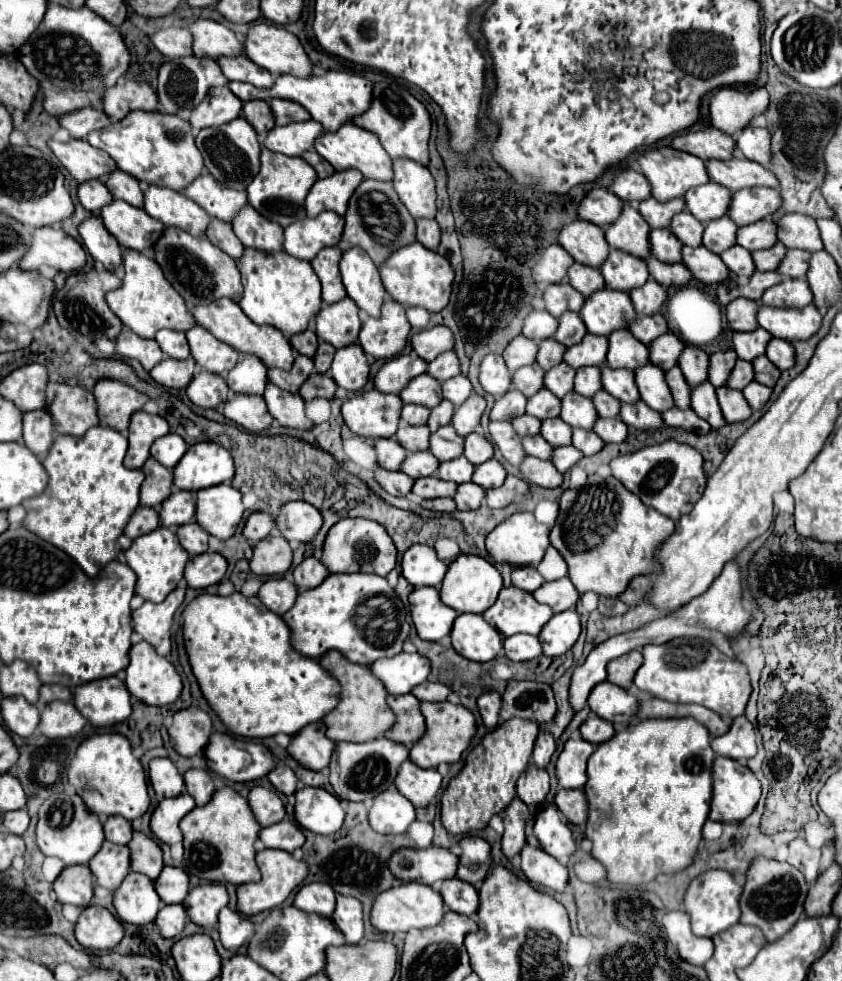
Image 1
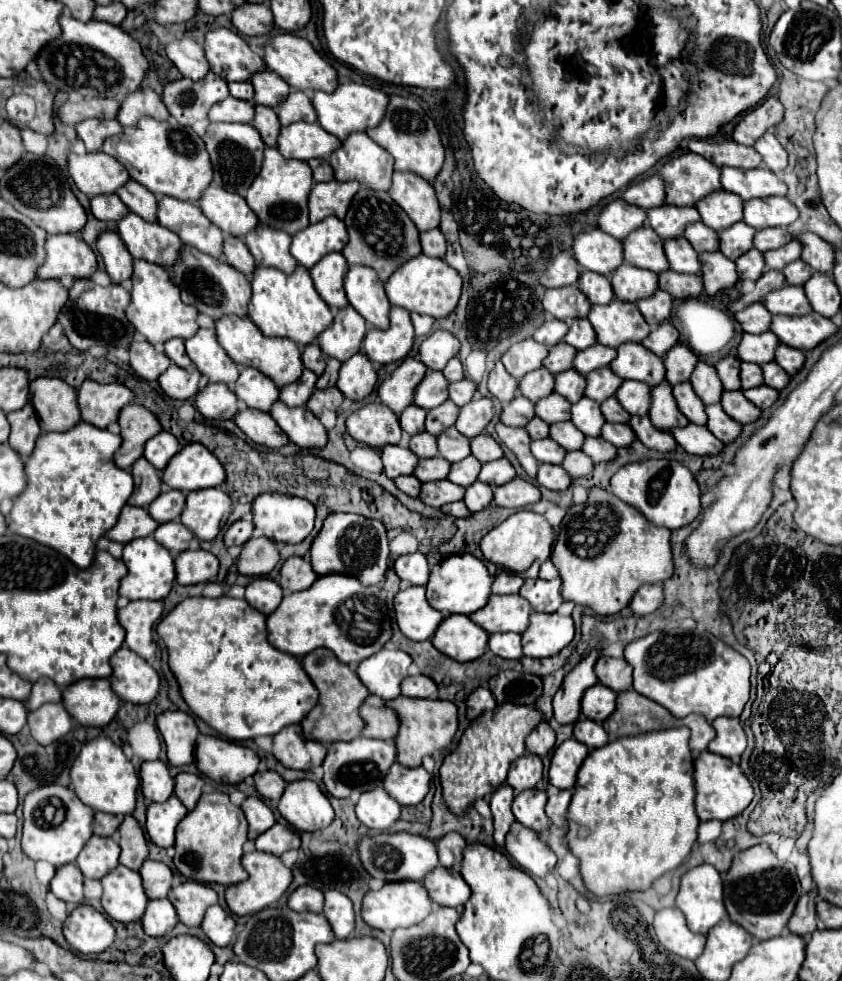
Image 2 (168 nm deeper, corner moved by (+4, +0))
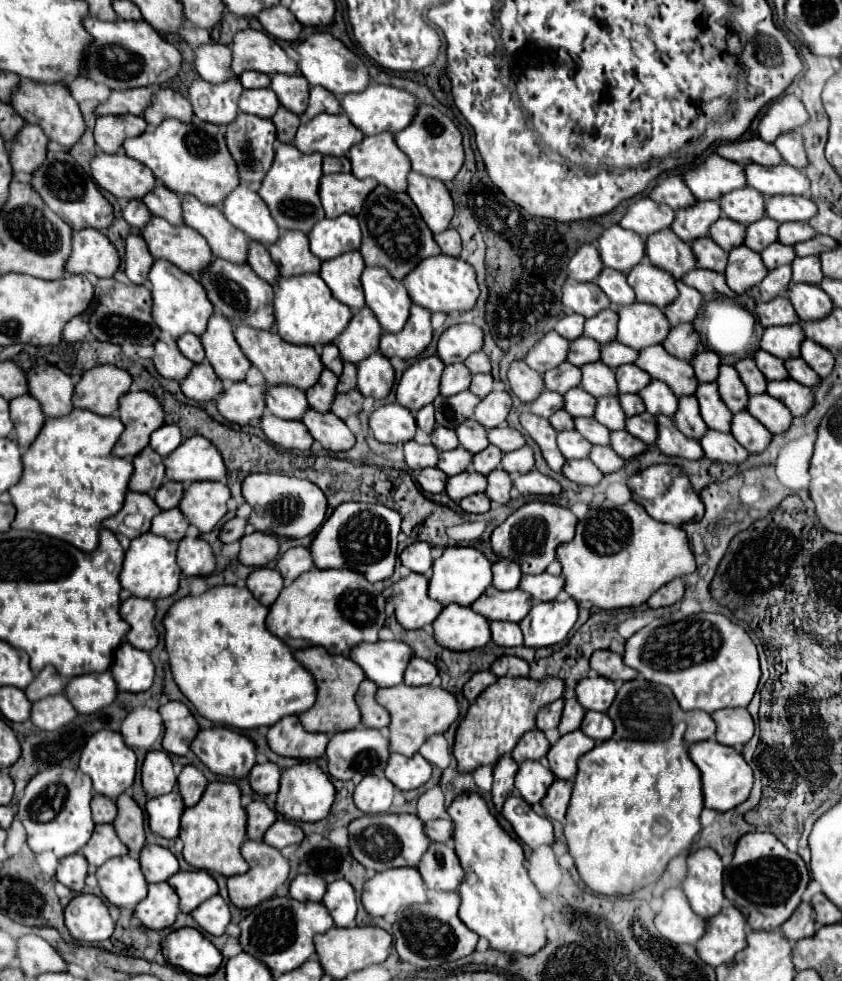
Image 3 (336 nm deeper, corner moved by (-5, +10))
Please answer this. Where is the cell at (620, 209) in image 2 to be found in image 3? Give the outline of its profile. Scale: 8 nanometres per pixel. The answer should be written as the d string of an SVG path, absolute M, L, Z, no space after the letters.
M641 198L635 204L629 206L627 214L619 222L623 228L637 232L639 236L647 238L655 232L661 232L665 228L671 228L675 220L673 208L665 204L657 204L651 198Z

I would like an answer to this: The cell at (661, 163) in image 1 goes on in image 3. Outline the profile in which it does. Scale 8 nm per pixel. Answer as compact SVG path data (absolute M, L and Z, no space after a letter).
M711 154L707 162L685 174L685 184L697 200L719 200L731 190L745 188L747 178L741 164Z

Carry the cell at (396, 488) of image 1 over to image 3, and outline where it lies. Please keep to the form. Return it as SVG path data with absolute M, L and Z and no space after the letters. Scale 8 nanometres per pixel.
M425 468L421 472L417 472L417 482L425 492L431 494L441 494L445 492L445 484L447 484L447 474L441 472L439 468Z

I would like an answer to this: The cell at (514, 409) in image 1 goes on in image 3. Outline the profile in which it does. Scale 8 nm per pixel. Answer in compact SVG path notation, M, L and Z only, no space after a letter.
M545 390L545 392L541 392L541 396L539 396L535 402L529 404L529 410L531 410L533 414L537 414L537 416L549 418L549 416L553 416L557 410L561 410L563 404L565 404L565 400L563 400L561 394Z

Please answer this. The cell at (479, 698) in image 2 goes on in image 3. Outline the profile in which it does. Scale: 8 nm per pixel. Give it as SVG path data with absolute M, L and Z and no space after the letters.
M489 670L475 672L475 674L469 678L469 682L463 686L465 698L467 698L469 702L473 702L473 700L475 700L487 686L491 686L495 680L497 680L497 676L493 676L493 672L489 672Z

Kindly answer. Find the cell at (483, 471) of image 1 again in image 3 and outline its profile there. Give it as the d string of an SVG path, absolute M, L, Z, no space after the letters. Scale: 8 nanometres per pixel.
M525 446L525 448L519 448L515 452L507 452L503 456L501 468L507 470L509 474L527 474L527 472L531 472L535 468L533 450L529 446Z

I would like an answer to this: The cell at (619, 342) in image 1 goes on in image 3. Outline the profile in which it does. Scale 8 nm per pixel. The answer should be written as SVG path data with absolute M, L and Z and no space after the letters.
M649 346L641 350L635 364L649 372L655 380L665 382L677 398L693 396L697 392L699 382L695 378L693 366L687 360L669 356L663 346Z

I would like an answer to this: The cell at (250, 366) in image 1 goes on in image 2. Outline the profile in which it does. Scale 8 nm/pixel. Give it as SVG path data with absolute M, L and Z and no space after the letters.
M244 366L240 370L238 380L234 382L234 394L238 396L240 404L256 410L268 412L272 402L278 400L278 388L268 376L264 376L260 370Z

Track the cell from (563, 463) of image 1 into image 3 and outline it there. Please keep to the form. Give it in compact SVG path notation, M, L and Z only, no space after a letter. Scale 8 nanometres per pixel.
M593 446L589 460L603 472L603 474L611 474L623 468L625 460L621 456L617 456L617 452L609 446Z

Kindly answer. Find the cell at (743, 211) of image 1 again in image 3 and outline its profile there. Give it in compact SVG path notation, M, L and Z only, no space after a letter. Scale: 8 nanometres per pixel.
M773 196L767 198L767 216L783 222L807 222L817 214L817 206L807 196Z

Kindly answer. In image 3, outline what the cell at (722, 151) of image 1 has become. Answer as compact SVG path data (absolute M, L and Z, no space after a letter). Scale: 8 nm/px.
M751 138L751 140L737 140L729 144L719 144L717 154L723 156L725 160L737 162L737 164L763 164L763 166L777 166L783 162L781 154L773 144L763 142L761 138Z

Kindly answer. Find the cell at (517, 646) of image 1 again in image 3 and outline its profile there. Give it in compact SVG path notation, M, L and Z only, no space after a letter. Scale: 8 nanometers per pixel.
M491 622L491 636L499 646L523 646L523 634L515 622Z

